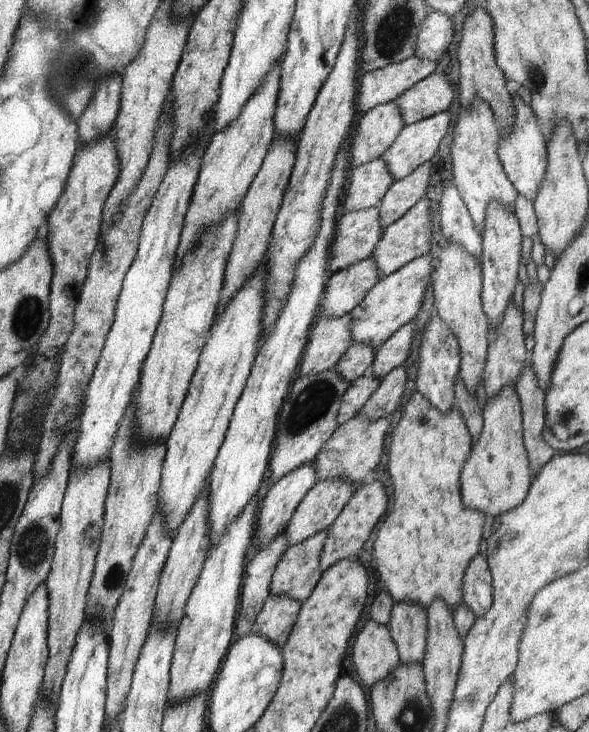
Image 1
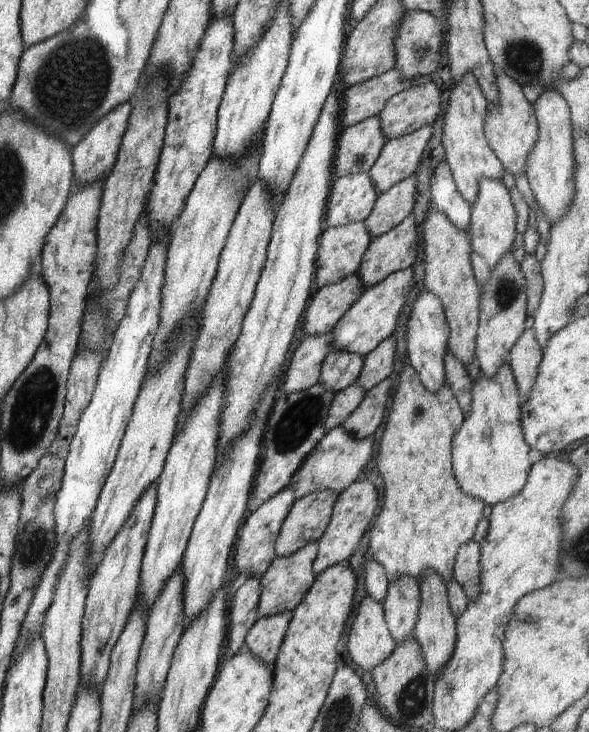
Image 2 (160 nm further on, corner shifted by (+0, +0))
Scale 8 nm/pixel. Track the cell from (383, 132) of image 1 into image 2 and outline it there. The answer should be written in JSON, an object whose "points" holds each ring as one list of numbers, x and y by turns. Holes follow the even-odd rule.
{"points":[[379,116,345,128,340,138,337,138,333,156,333,176,338,178,369,173,386,142]]}

